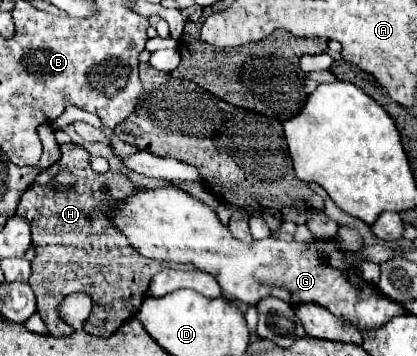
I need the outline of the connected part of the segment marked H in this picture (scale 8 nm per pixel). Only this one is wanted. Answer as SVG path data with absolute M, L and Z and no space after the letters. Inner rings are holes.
M61 145L61 153L61 159L35 179L17 205L17 215L31 223L37 253L31 261L33 275L29 285L37 297L37 313L53 337L75 331L57 313L59 301L75 291L85 291L93 299L93 311L83 323L83 331L95 337L109 337L123 321L137 315L151 277L159 269L169 267L169 263L145 259L137 249L129 247L125 235L113 227L111 207L125 203L125 199L141 187L117 171L95 173L89 167L89 153L79 145ZM61 171L69 171L75 177L73 187L67 191L55 191L55 177Z

